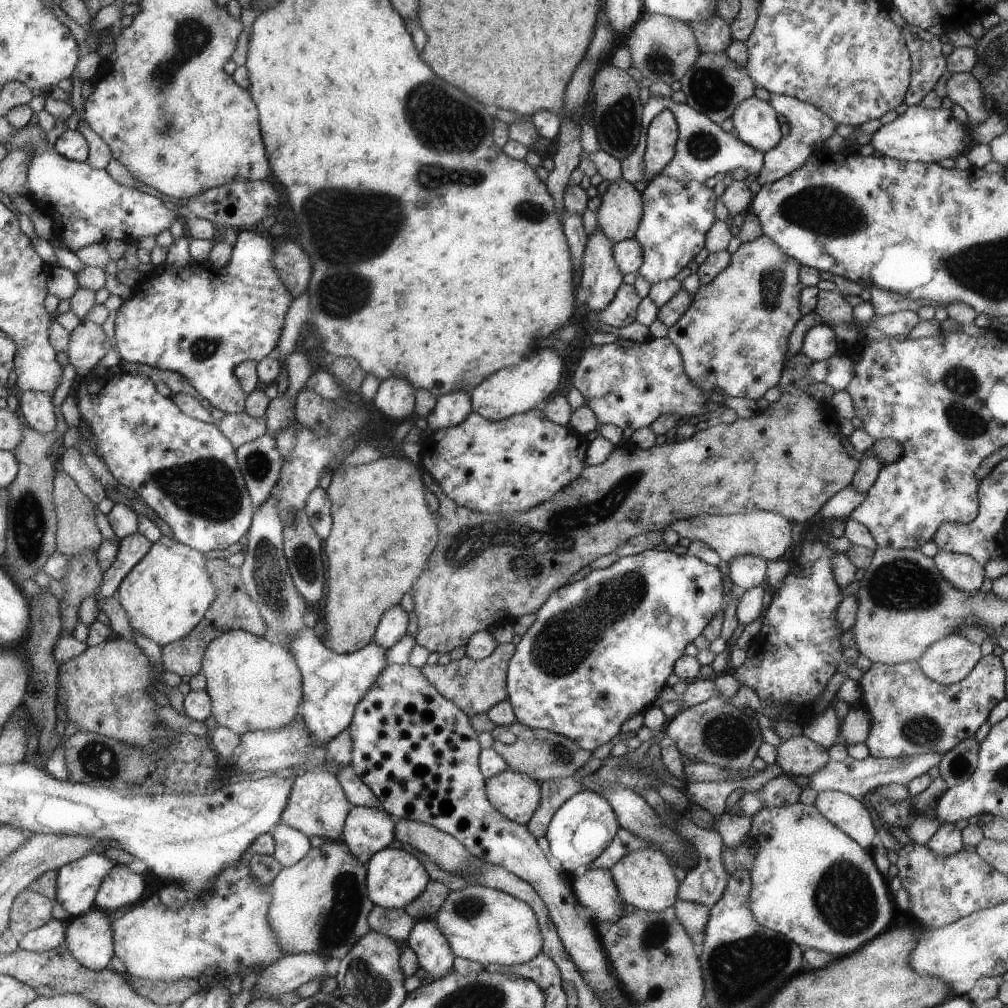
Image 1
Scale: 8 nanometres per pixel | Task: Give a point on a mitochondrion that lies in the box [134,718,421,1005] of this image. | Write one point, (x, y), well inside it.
(337, 928)

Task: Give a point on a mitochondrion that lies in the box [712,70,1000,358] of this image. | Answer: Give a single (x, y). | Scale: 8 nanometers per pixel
(821, 207)

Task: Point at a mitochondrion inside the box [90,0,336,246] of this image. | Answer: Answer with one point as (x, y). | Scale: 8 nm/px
(193, 35)

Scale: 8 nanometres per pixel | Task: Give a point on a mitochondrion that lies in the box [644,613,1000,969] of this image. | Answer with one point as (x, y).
(844, 897)

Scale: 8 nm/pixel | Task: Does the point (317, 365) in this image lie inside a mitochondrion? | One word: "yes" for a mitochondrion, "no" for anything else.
no

